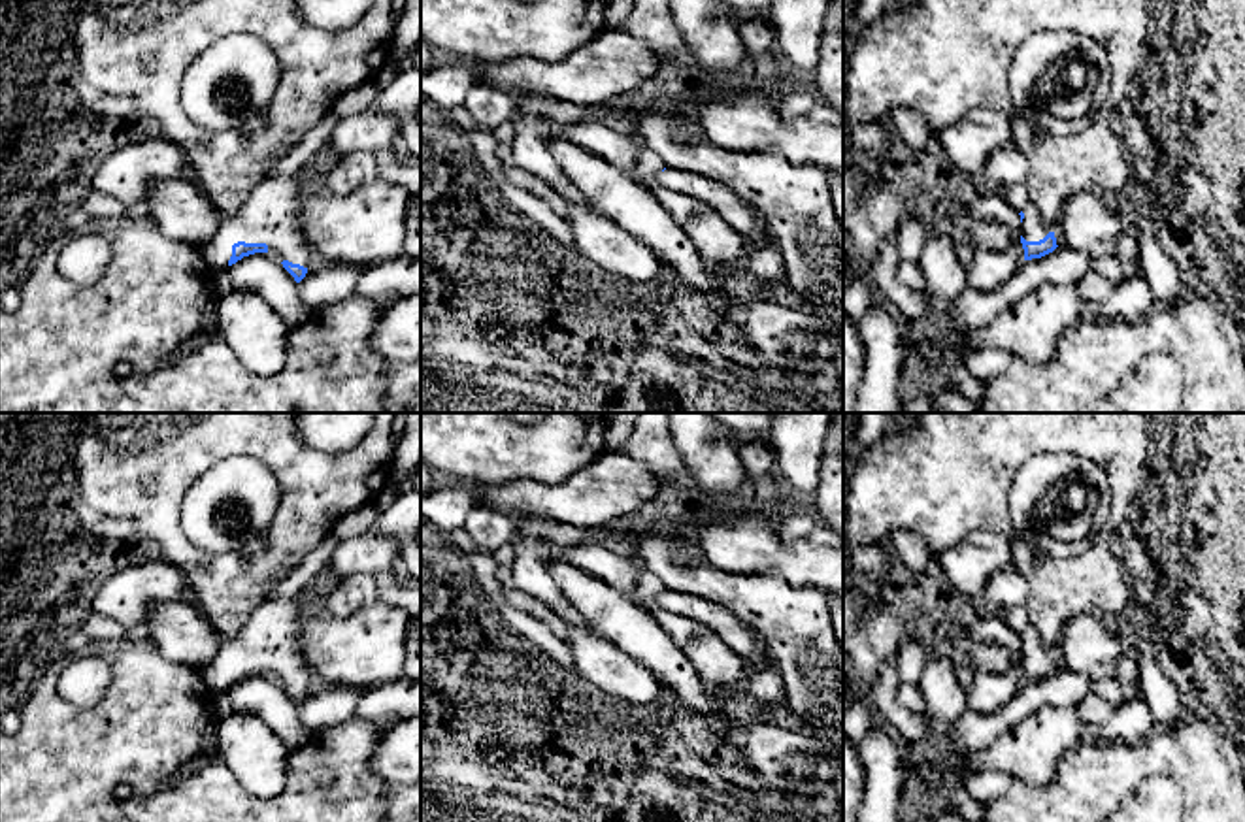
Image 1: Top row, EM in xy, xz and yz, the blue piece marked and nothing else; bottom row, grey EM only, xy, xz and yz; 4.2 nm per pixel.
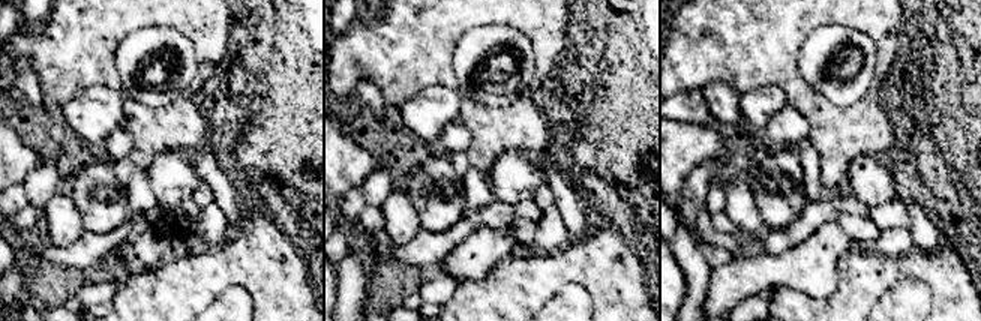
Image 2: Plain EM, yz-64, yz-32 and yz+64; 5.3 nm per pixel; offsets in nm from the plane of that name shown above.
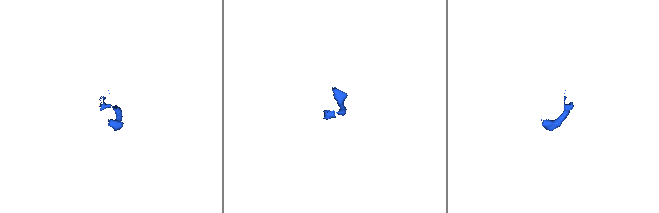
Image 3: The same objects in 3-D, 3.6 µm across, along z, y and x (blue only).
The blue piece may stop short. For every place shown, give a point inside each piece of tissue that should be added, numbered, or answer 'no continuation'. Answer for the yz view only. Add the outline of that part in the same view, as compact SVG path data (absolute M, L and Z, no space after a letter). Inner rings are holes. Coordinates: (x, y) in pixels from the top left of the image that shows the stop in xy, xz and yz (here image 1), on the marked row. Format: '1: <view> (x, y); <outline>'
1: yz (1032, 229); M1026 202L1022 207L1024 219L1021 226L1021 236L1026 241L1039 241L1043 239L1051 230L1043 224L1043 219L1039 215L1039 209L1034 202Z

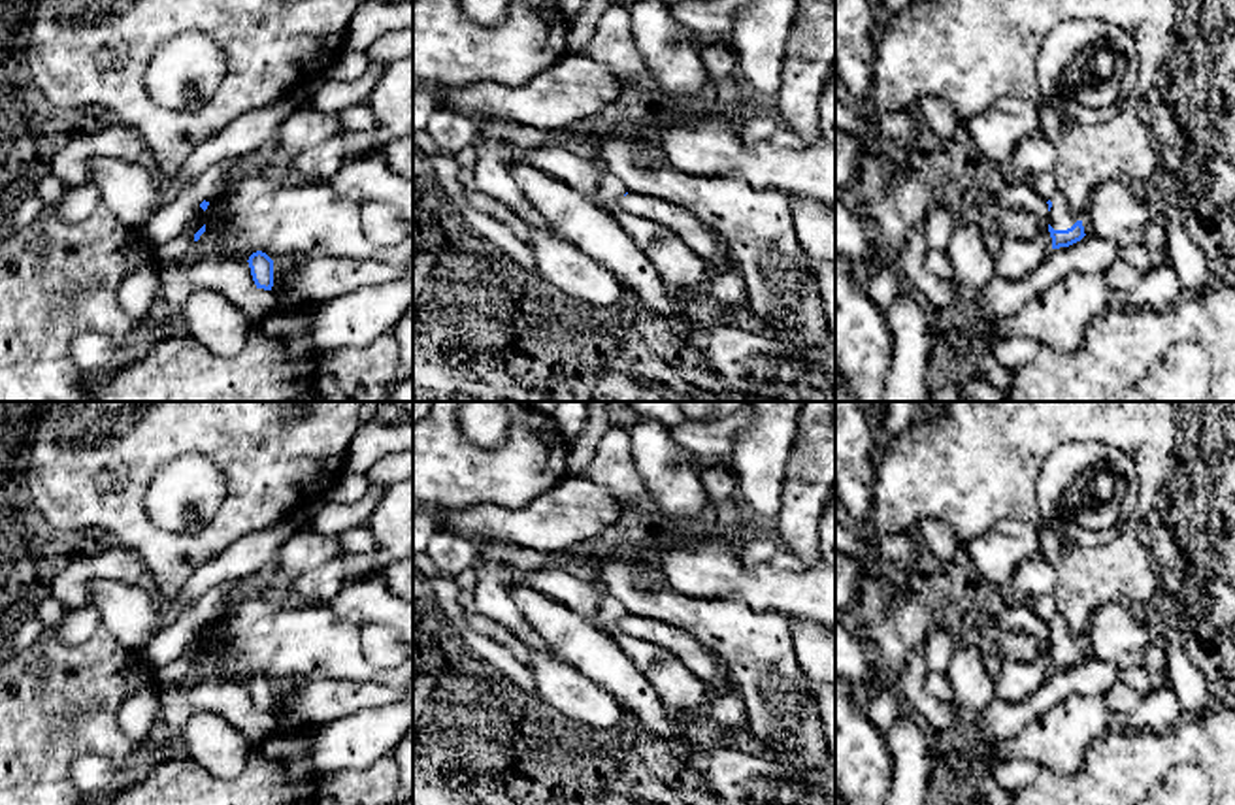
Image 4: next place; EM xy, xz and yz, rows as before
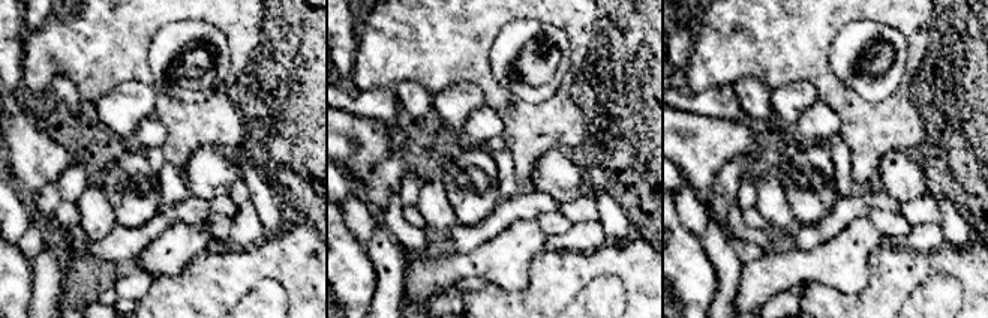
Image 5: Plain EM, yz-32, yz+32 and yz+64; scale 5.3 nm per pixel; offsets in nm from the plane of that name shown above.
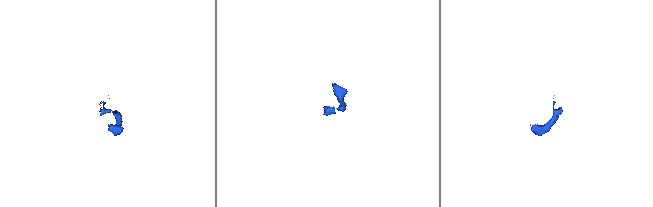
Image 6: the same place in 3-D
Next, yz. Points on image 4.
1: yz (1060, 217); M1054 190L1050 196L1052 207L1048 215L1048 224L1054 230L1067 230L1071 228L1079 219L1071 213L1071 207L1067 204L1067 198L1062 190Z

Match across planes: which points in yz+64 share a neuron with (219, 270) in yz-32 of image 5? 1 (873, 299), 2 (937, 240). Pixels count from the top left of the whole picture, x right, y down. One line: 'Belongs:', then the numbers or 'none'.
Belongs: 1

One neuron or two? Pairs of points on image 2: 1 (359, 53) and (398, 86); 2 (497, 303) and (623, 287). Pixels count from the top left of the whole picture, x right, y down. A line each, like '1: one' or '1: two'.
1: one
2: one

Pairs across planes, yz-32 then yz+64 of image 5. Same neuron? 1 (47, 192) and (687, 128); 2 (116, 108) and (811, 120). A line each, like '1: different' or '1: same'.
1: different
2: different

